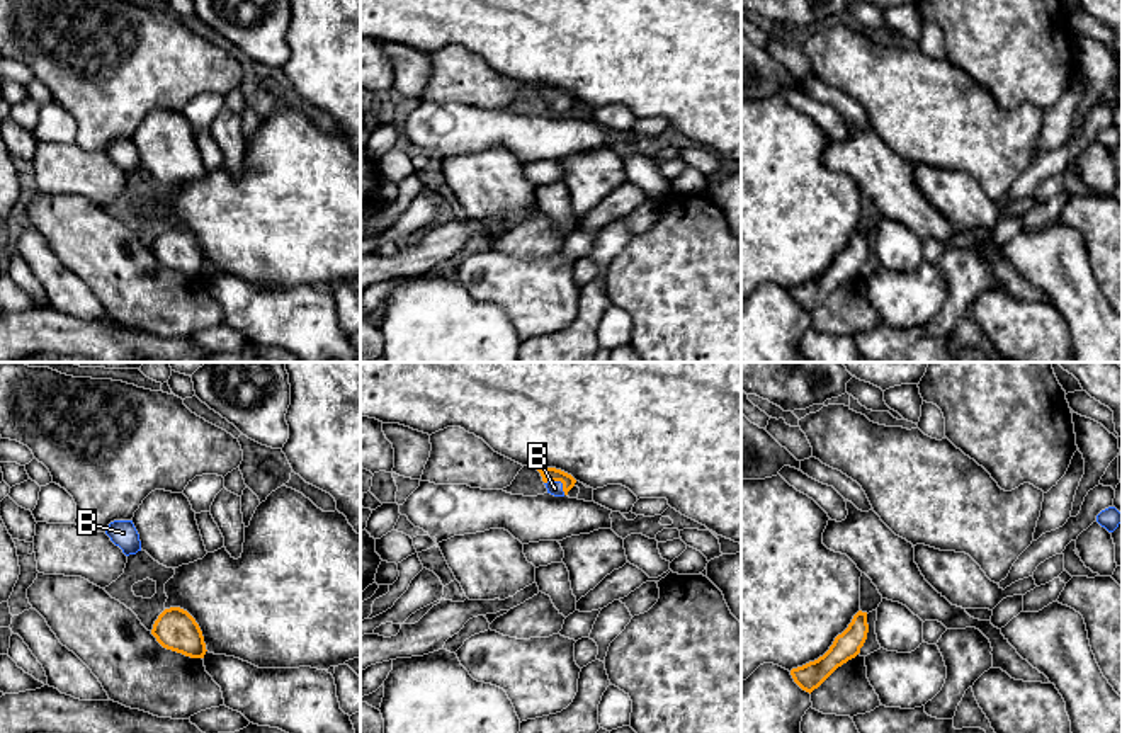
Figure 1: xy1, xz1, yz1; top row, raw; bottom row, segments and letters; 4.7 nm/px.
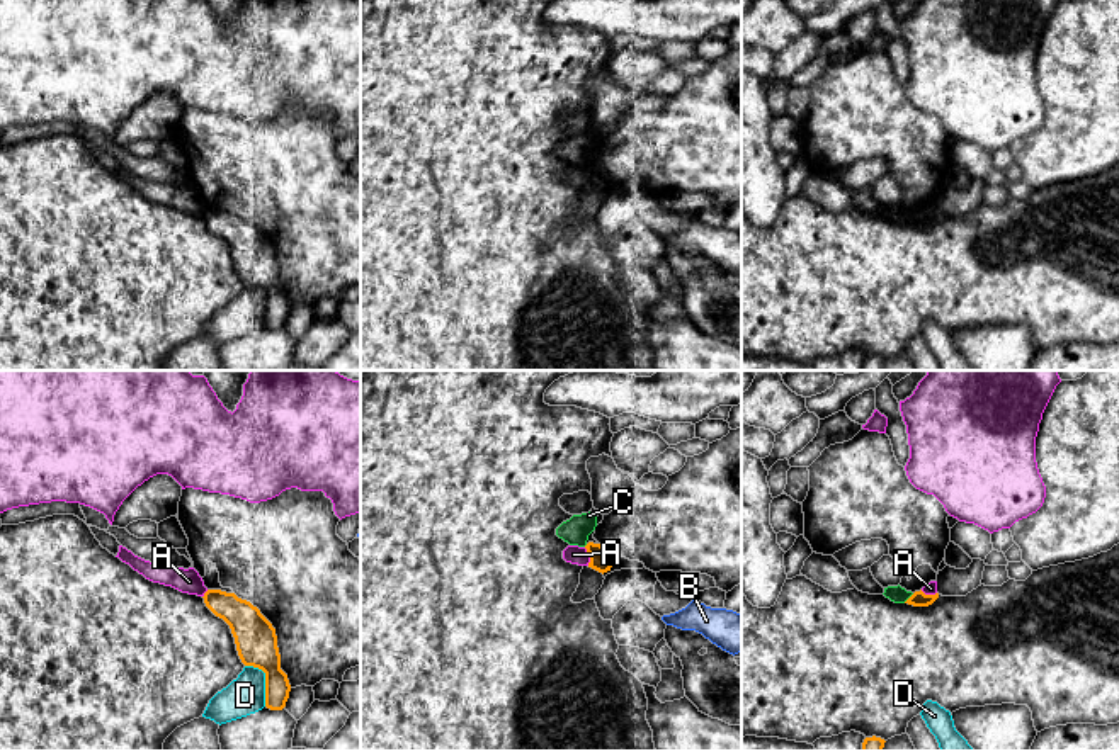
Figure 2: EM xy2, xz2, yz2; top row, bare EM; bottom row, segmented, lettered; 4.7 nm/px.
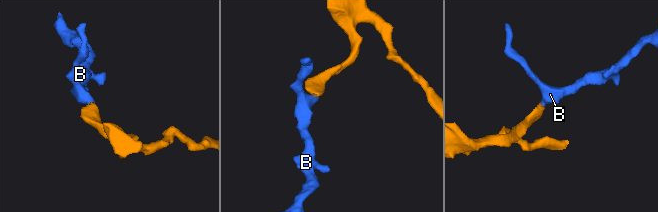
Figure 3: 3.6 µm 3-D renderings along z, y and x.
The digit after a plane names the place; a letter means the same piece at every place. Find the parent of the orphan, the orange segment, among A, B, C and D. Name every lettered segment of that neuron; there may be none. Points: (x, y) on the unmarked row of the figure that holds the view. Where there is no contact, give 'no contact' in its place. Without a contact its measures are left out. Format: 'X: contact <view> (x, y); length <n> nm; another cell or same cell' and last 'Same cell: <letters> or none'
A: contact xz2 (590, 175); length 90 nm; another cell
B: contact xz1 (558, 99); length 120 nm; same cell
C: contact yz2 (910, 216); length 70 nm; another cell
D: contact xy2 (266, 299); length 220 nm; another cell
Same cell: B

